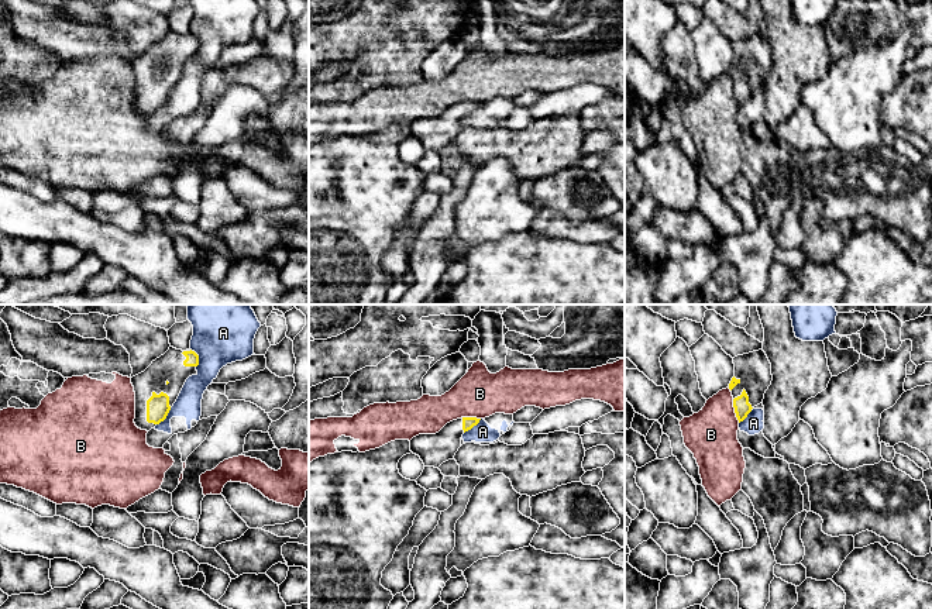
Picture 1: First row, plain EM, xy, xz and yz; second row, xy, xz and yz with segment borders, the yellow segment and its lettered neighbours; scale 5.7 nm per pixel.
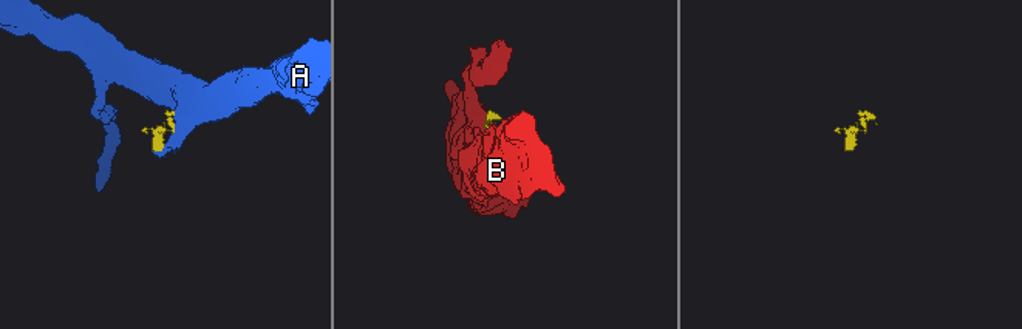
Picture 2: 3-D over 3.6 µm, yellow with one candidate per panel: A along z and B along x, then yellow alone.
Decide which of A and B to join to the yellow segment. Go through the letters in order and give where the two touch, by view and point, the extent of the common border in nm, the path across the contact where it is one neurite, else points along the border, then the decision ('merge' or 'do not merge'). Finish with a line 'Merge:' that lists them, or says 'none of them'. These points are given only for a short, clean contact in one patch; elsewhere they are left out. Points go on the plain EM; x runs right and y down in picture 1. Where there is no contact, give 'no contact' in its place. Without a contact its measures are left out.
A: meets yellow in xy at (165, 102); contact 130 nm long; do not merge
B: meets yellow in yz at (735, 95); contact 140 nm long; border along yz (732, 83), (735, 100), (739, 106); do not merge
Merge: none of them

